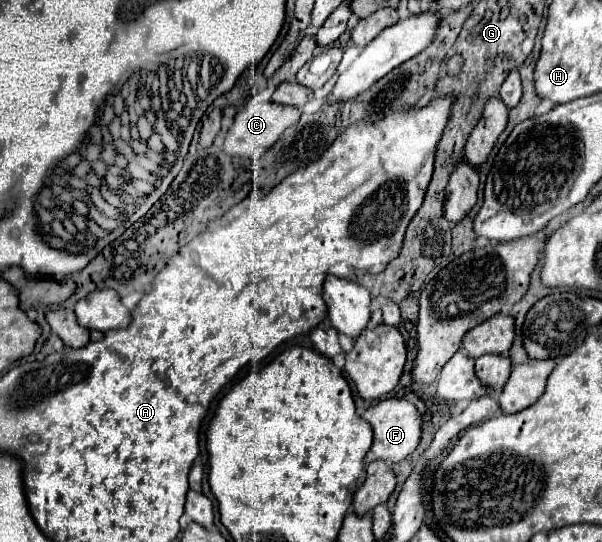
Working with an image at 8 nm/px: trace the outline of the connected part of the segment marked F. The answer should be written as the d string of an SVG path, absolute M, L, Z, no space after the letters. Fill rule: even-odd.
M384 399L378 405L366 409L362 417L364 417L364 421L368 421L372 425L372 431L374 431L374 443L364 457L366 465L372 463L372 461L378 461L378 459L398 463L416 449L418 439L420 439L422 417L412 403L402 401L402 399Z

